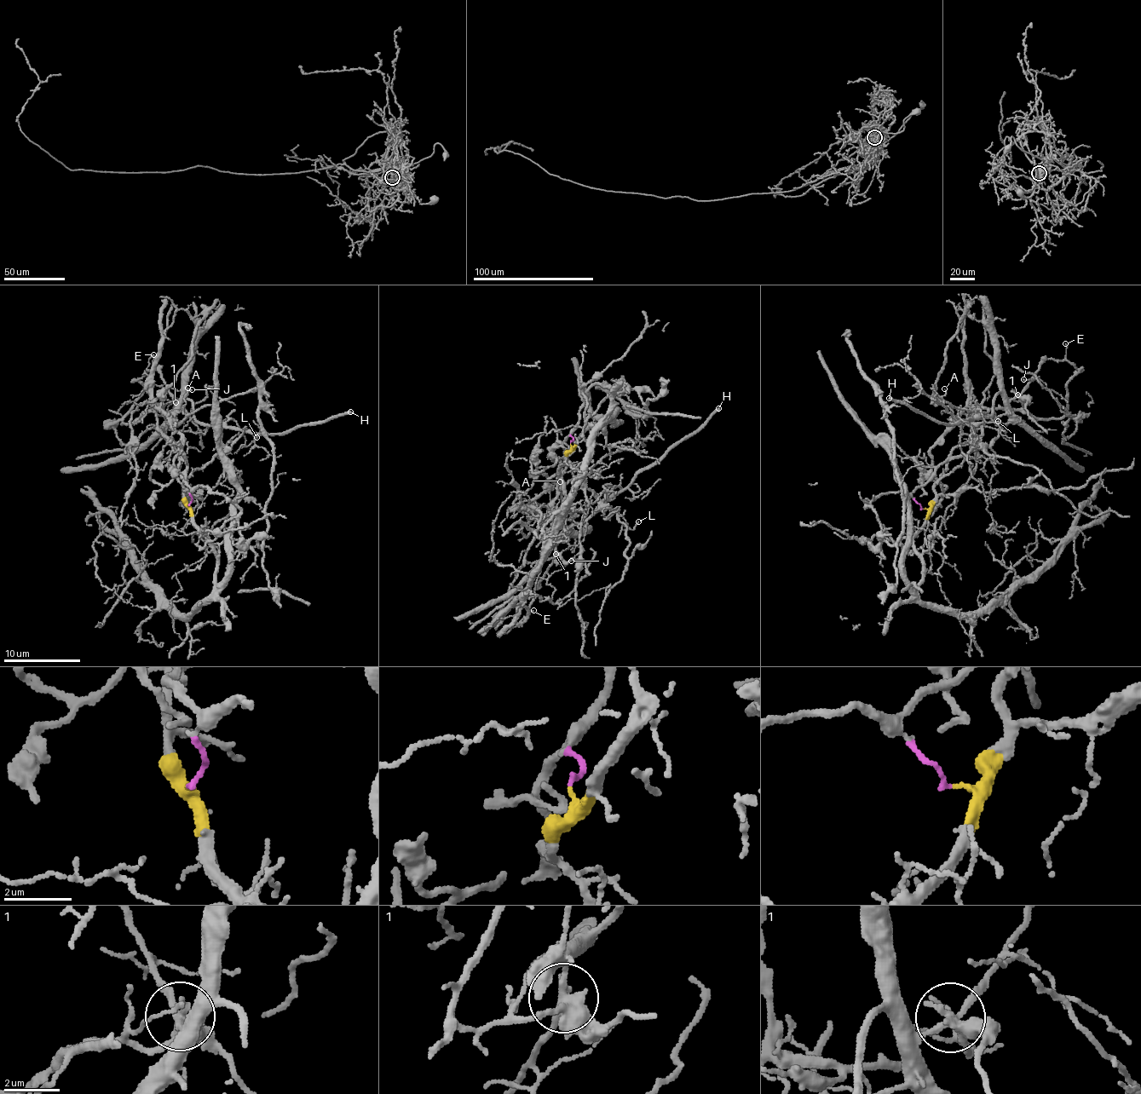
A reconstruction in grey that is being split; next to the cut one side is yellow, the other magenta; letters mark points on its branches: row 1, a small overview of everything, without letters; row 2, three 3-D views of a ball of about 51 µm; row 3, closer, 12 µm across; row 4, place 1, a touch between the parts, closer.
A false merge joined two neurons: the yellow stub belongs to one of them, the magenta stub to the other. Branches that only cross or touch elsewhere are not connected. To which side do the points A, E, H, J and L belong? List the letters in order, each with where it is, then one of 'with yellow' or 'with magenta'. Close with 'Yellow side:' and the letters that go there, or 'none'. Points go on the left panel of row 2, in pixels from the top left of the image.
A: (187, 388) | with magenta
E: (153, 354) | with magenta
H: (350, 411) | with magenta
J: (192, 389) | with magenta
L: (256, 437) | with magenta
Yellow side: none

